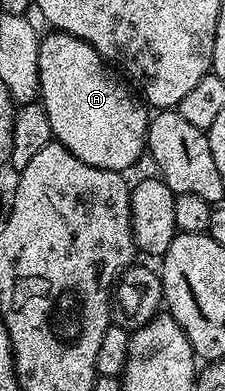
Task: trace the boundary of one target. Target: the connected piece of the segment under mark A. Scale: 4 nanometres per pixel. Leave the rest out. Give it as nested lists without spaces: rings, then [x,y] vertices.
[[[52,30],[47,34],[51,35],[44,34],[39,40],[39,94],[49,117],[54,142],[69,149],[69,153],[85,161],[85,165],[93,165],[97,169],[130,172],[130,167],[145,155],[148,108],[140,102],[136,92],[101,58],[97,49],[93,49],[93,45],[64,31]]]

